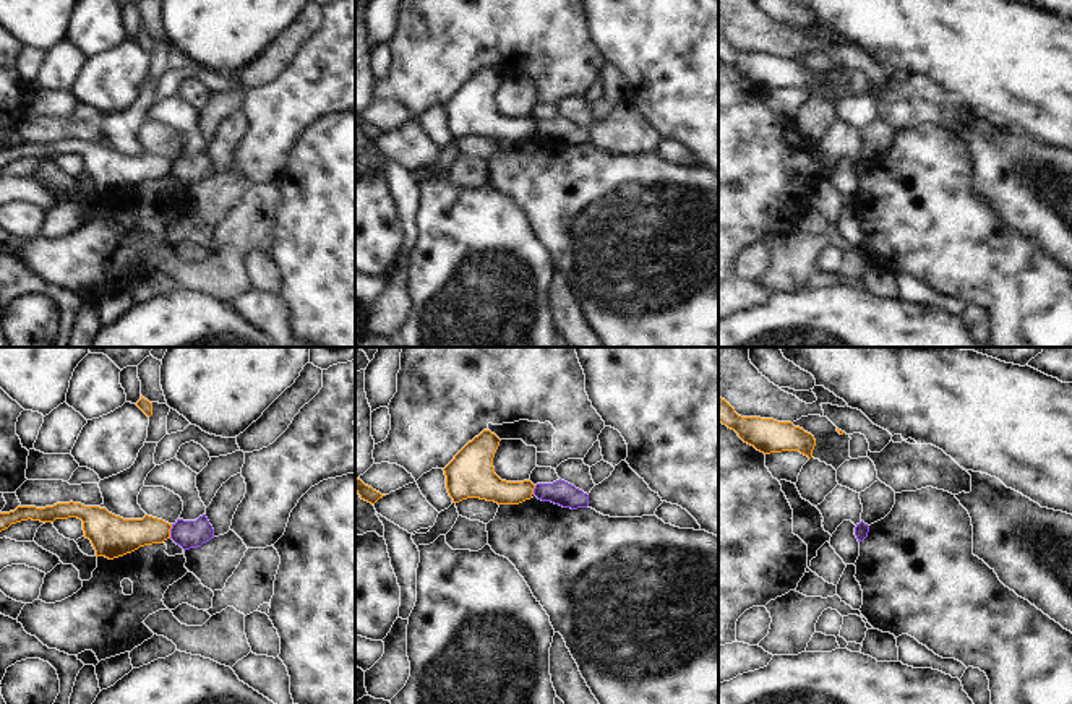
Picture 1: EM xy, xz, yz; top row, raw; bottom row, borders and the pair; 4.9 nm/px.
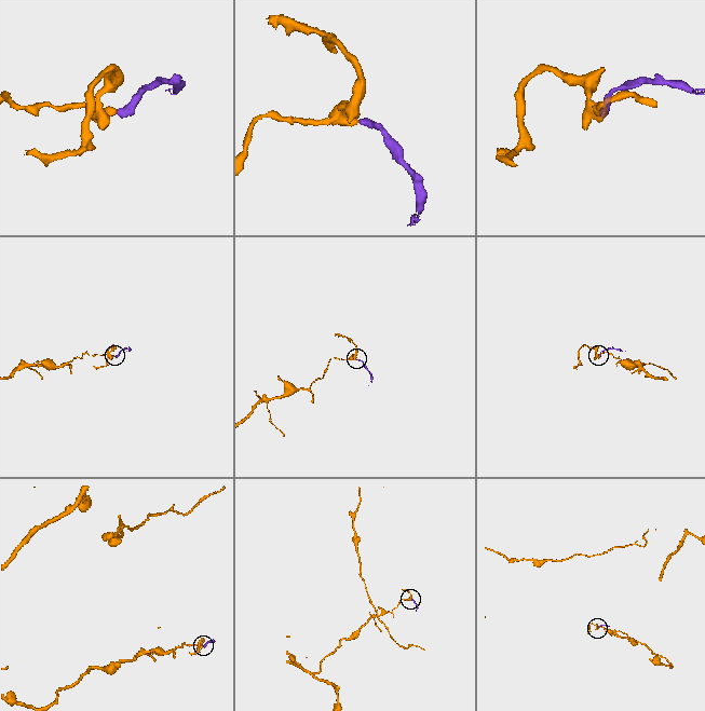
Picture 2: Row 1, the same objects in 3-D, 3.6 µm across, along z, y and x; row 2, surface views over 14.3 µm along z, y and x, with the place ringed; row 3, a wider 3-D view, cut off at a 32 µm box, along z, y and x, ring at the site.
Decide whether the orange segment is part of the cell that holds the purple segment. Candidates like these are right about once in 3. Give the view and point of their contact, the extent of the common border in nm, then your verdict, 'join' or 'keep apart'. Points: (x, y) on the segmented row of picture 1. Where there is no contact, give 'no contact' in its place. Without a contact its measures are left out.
meets purple in xy at (171, 531); contact 70 nm long; keep apart

